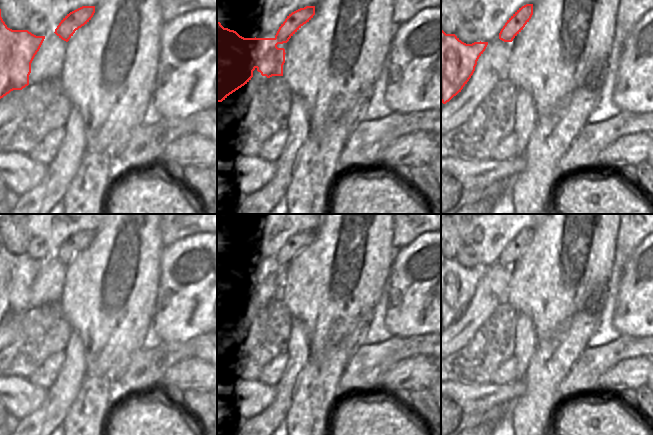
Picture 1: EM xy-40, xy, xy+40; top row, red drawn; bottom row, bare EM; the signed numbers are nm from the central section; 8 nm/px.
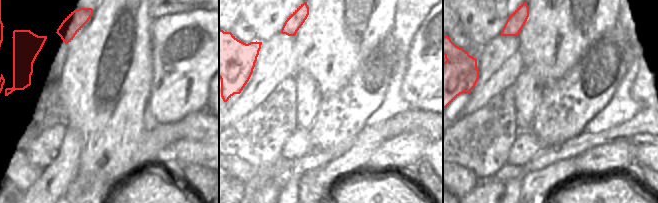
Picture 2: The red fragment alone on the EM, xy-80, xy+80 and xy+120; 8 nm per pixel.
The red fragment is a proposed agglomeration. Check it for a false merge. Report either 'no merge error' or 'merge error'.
merge error

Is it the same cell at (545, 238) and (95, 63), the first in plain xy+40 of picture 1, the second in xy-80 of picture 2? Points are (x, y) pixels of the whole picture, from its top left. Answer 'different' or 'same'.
same

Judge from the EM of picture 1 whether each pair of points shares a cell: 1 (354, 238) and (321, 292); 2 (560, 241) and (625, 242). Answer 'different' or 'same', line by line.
1: same
2: different

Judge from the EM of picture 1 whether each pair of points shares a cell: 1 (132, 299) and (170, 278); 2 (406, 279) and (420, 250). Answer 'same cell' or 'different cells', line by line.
1: different cells
2: same cell

